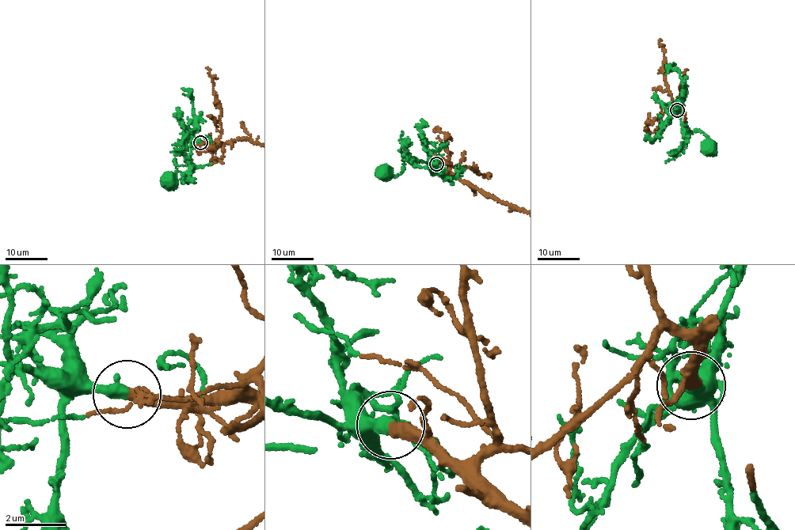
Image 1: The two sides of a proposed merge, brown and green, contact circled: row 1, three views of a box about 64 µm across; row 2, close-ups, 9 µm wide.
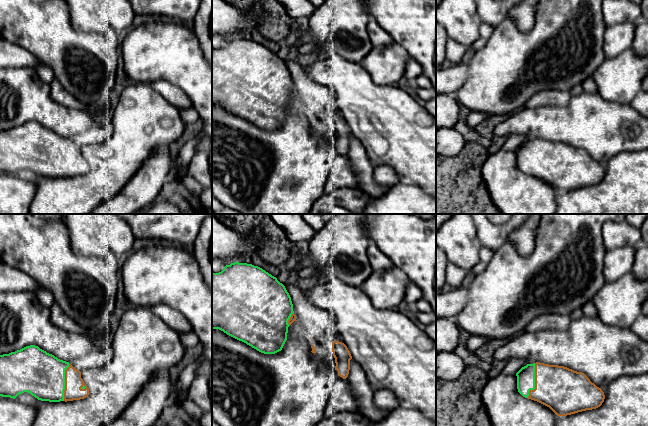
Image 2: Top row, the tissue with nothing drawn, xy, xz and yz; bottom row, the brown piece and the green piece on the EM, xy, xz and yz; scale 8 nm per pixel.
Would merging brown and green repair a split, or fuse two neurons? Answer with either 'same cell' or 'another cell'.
same cell

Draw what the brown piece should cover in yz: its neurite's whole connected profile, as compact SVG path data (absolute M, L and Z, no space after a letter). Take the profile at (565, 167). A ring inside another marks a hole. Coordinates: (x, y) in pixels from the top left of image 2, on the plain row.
M536 138L522 143L516 152L517 165L523 173L549 183L557 192L596 185L605 175L602 165L592 159L584 149L564 142Z

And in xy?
M30 121L0 131L0 172L15 175L24 168L41 177L67 178L86 174L89 164L81 154L81 148L69 138L58 135L38 122Z

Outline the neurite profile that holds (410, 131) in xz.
M333 50L328 51L325 59L316 60L303 68L313 82L329 87L333 91L344 120L352 134L364 145L373 167L380 165L393 167L402 181L420 187L436 199L436 120L424 106L394 85L375 83L361 64L348 61Z

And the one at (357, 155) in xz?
M353 134L350 136L350 146L346 154L350 165L358 178L358 188L364 193L378 198L386 188L373 179L373 166L364 145Z

